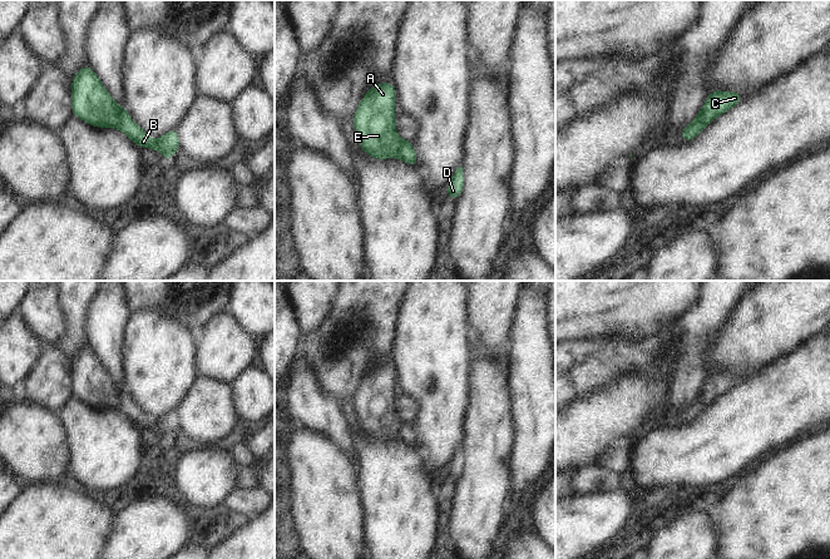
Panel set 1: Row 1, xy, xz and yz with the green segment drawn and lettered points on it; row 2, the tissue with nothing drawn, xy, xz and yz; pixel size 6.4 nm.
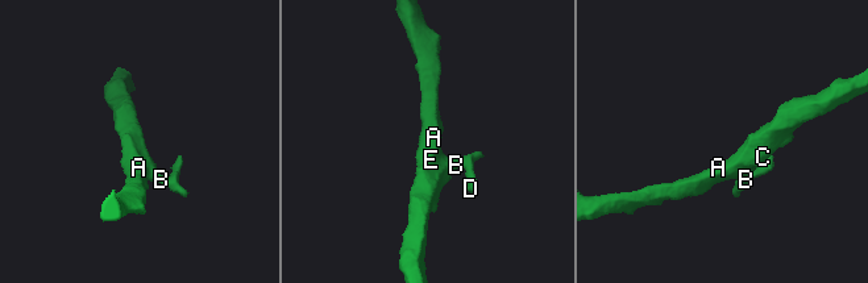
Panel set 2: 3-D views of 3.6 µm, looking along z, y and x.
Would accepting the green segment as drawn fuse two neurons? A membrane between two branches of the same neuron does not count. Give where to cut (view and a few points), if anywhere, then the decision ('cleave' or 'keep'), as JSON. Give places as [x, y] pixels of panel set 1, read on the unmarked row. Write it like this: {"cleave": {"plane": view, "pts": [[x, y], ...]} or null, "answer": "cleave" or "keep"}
{"cleave": null, "answer": "keep"}

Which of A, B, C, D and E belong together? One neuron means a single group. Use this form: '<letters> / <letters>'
A B C D E

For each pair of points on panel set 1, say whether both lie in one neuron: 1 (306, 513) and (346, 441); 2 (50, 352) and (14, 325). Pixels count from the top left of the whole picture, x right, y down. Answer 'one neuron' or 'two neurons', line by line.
1: two neurons
2: two neurons

